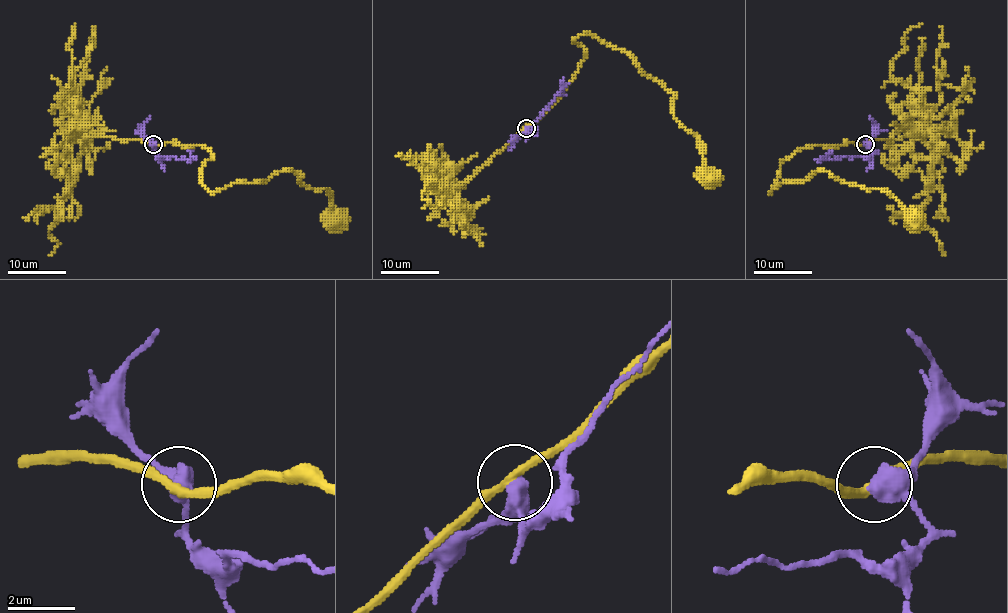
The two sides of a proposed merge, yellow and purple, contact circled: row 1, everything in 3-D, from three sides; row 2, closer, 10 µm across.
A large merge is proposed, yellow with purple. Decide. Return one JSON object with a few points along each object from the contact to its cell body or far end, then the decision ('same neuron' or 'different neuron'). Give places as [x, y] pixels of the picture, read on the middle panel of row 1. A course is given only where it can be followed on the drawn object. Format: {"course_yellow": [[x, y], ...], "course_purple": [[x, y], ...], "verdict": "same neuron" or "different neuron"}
{"course_yellow": [[526, 128], [584, 57], [573, 41], [590, 33], [623, 49], [668, 90], [674, 117], [696, 136], [703, 180]], "course_purple": [[526, 128], [528, 136], [535, 122], [563, 88], [563, 78]], "verdict": "different neuron"}

